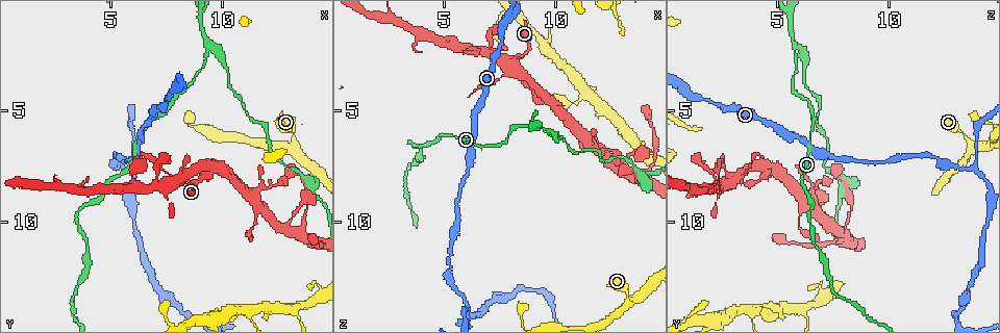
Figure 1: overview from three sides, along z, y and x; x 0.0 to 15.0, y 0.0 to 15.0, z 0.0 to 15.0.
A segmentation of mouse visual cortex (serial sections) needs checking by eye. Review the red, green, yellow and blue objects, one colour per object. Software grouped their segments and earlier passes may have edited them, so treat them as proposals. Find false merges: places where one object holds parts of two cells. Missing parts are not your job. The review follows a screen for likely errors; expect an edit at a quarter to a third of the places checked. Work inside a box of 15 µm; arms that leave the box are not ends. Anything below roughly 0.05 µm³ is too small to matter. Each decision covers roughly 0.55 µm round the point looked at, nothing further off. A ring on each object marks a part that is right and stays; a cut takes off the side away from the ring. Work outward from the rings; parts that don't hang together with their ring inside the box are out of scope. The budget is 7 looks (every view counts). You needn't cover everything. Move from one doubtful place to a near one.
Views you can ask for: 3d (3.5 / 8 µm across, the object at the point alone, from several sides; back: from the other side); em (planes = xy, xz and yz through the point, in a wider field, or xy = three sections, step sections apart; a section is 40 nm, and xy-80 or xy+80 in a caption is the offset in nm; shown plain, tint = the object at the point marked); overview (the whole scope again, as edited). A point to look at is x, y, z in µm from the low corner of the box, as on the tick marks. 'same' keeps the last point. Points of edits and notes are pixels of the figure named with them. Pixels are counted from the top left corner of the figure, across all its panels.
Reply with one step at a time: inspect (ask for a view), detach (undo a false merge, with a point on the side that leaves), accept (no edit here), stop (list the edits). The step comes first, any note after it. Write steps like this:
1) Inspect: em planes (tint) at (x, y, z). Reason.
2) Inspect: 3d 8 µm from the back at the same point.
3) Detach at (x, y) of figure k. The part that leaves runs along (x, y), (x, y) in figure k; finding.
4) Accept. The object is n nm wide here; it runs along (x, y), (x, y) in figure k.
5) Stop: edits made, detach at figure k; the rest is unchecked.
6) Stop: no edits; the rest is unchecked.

Inspect: 3d 3.5 µm from the back at (8.2, 8.1, 2.8). Four-way junction.

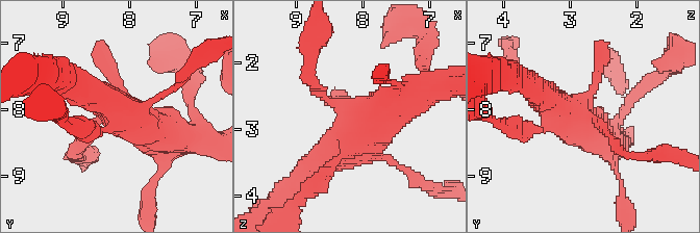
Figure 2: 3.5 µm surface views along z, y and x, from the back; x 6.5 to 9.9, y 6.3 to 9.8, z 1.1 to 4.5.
Inspect: em xy step 3 (tint) at (8.20, 8.10, 2.85).

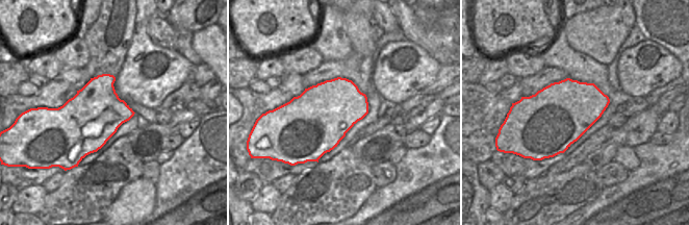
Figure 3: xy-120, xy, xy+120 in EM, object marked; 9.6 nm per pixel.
Accept. It runs along (619, 151), (533, 86) in figure 2; one cell here.

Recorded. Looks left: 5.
Inspect: 3d 3.5 µm from the back at (9.3, 2.1, 5.7). Arms part here.

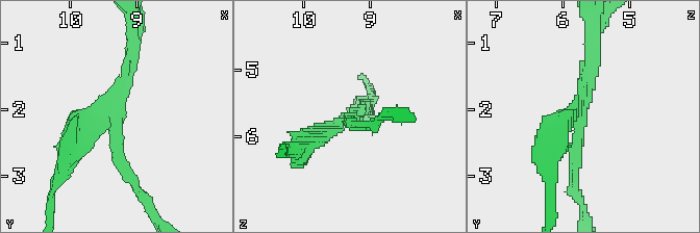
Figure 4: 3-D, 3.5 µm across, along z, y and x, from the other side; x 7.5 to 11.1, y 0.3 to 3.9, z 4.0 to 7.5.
Inspect: em planes (tint) at (9.30, 2.10, 5.70). 3 arms meet here; the arms are 150, 200, 250 nm wide; need the tissue.

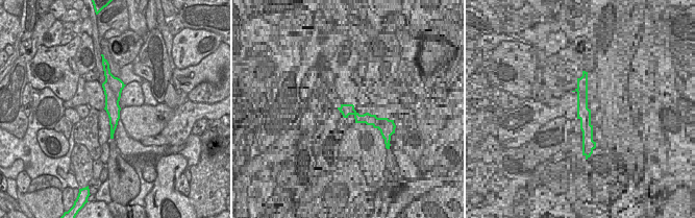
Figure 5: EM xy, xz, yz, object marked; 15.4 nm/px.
Detach at (80, 113) of figure 4. A border runs along (105, 80), (118, 102) in figure 5; two cells meet here.

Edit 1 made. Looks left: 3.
Inspect: 3d 3.5 µm at (6.1, 7.7, 13.8).

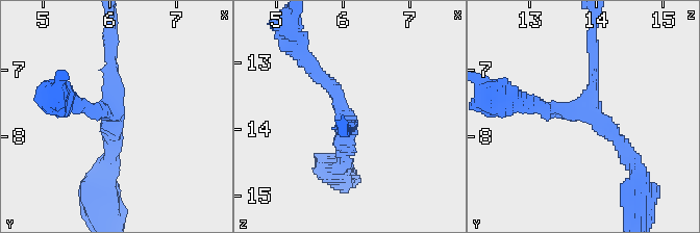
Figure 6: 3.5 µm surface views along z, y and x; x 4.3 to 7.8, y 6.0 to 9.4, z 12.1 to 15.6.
Inspect: em xy step 1 (plain) at (6.05, 7.65, 13.85).

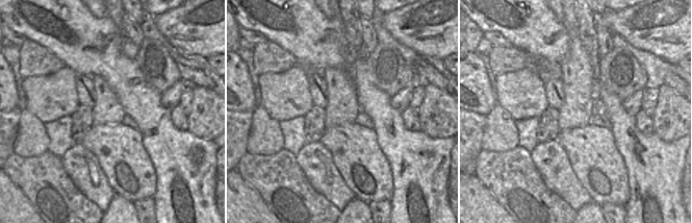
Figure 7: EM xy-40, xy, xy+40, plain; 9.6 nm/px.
Inspect: em xy step 1 (tint) at the same point.

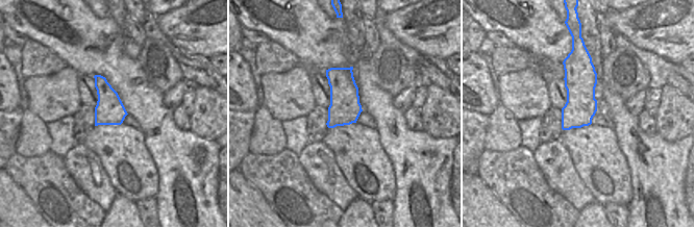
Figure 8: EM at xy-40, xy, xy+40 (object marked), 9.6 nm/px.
Accept. The arms are 150, 200, 200 nm wide; it runs along (533, 103), (592, 113), (634, 167) in figure 6; one cell here.

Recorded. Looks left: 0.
Stop: edits made, detach at figure 4; the rest is unchecked.

